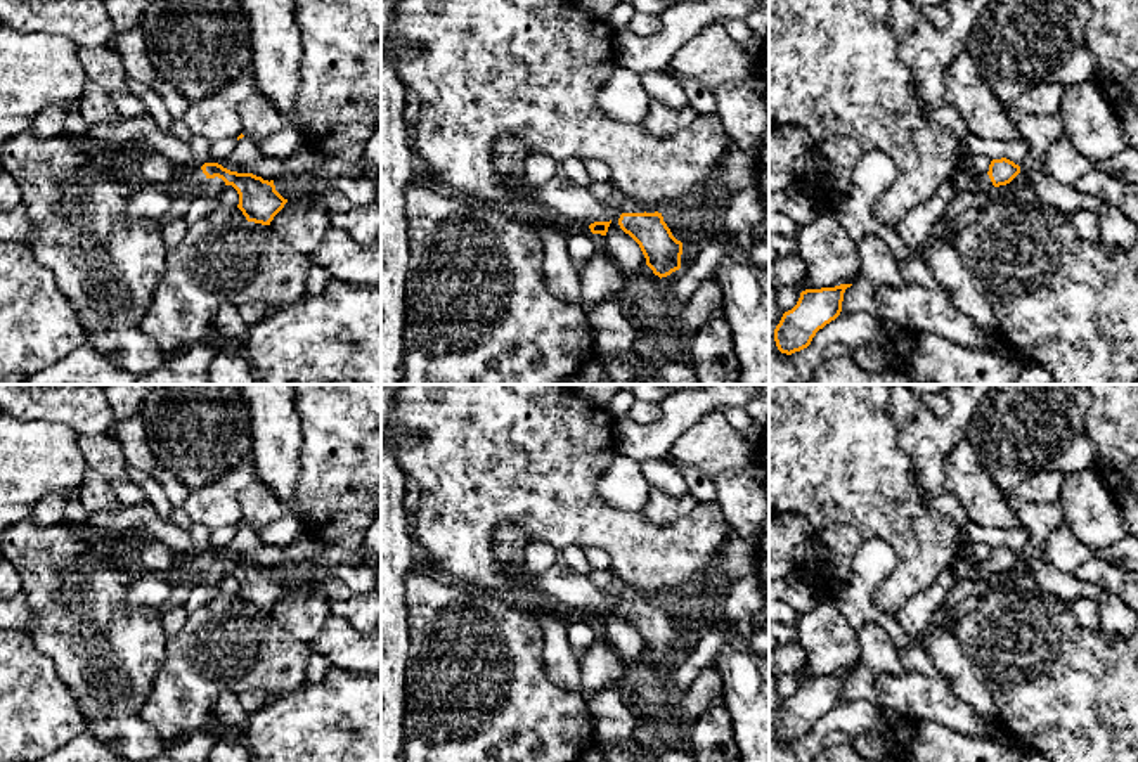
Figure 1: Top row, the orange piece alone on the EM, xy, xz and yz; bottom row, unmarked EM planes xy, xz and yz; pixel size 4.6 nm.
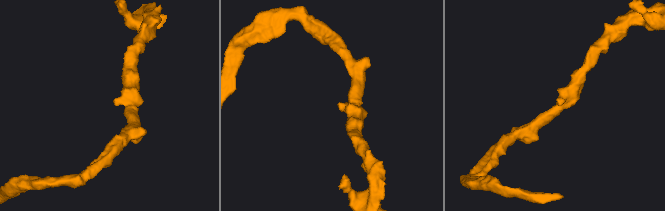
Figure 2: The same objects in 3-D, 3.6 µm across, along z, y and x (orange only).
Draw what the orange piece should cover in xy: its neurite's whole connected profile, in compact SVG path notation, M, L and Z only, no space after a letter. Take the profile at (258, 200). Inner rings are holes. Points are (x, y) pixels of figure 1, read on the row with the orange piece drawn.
M204 163L199 168L180 168L168 185L177 196L187 194L191 201L213 197L225 185L232 185L239 194L237 208L248 222L270 225L274 216L284 208L284 199L274 180L263 180L253 173L237 173L218 163Z

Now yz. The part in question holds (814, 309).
M852 284L805 289L797 305L785 312L774 329L774 341L781 353L792 355L807 348L819 329L842 312L844 293Z

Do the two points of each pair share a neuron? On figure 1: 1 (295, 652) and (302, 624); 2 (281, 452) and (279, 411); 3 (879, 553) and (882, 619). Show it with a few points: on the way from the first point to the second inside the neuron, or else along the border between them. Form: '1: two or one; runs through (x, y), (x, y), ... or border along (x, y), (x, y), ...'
1: two; border along (269, 613), (297, 638), (309, 643)
2: one; runs through (279, 442), (279, 421)
3: one; runs through (868, 570), (866, 603)

